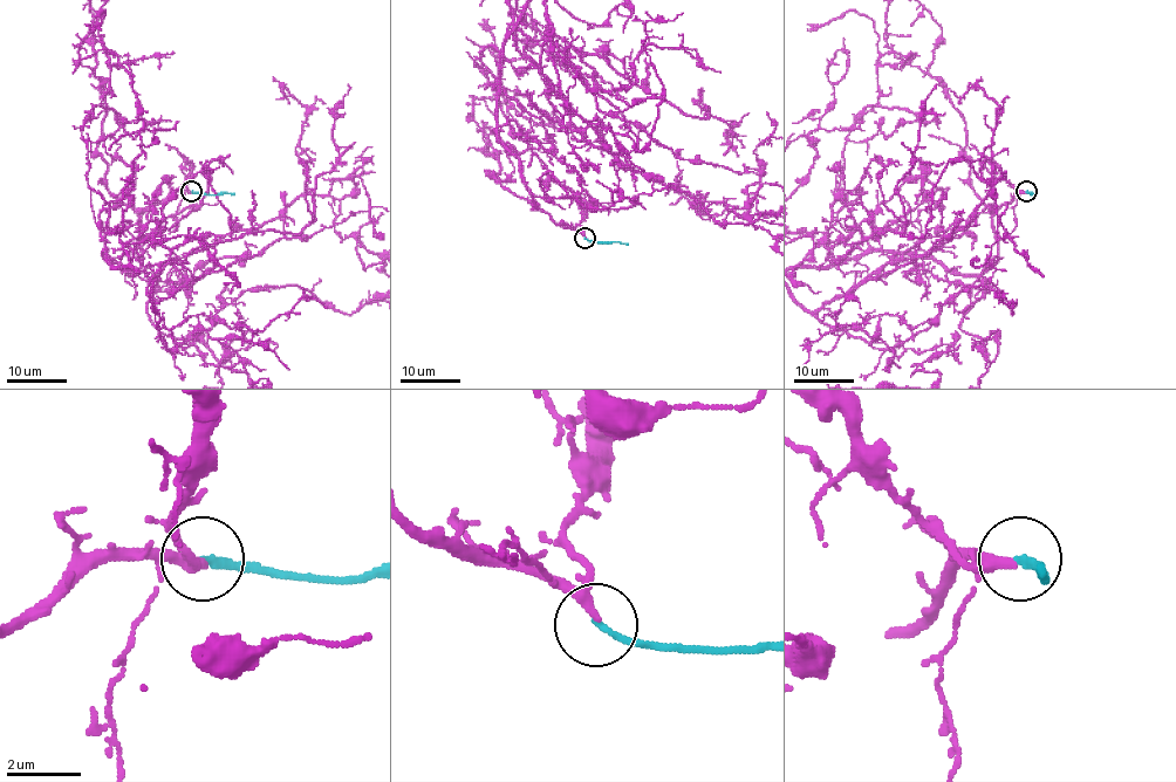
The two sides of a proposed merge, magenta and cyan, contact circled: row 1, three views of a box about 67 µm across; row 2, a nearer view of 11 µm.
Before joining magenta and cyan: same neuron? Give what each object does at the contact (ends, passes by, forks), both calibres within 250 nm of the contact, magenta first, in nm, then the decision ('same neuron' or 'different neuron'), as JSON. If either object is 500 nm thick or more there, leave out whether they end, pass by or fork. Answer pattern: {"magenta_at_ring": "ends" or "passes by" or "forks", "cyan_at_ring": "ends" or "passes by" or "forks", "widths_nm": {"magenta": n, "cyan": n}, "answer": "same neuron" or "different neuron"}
{"magenta_at_ring": "passes by", "cyan_at_ring": "ends", "widths_nm": {"magenta": 220, "cyan": 180}, "answer": "different neuron"}

